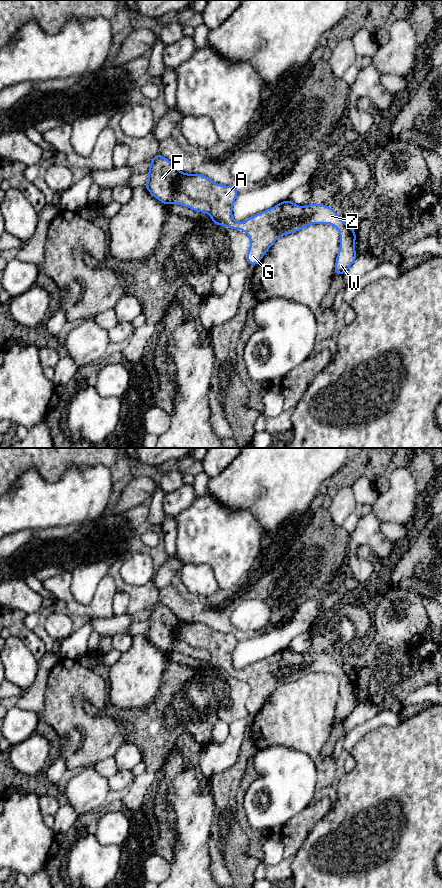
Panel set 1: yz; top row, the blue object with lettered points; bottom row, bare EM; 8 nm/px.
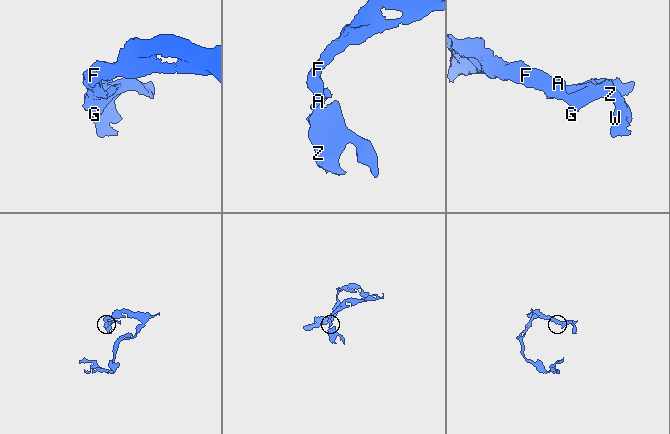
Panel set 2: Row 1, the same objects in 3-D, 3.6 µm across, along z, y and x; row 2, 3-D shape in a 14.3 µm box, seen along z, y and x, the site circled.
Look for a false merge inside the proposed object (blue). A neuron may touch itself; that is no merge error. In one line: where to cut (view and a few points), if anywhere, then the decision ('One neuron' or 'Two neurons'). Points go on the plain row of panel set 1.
No split. One neuron

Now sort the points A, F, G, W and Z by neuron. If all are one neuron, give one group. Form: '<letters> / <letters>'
A F G W Z

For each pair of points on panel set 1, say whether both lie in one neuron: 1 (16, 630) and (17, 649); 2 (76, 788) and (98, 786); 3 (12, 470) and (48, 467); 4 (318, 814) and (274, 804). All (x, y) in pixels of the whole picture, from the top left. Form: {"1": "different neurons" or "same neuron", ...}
{"1": "different neurons", "2": "same neuron", "3": "same neuron", "4": "different neurons"}

